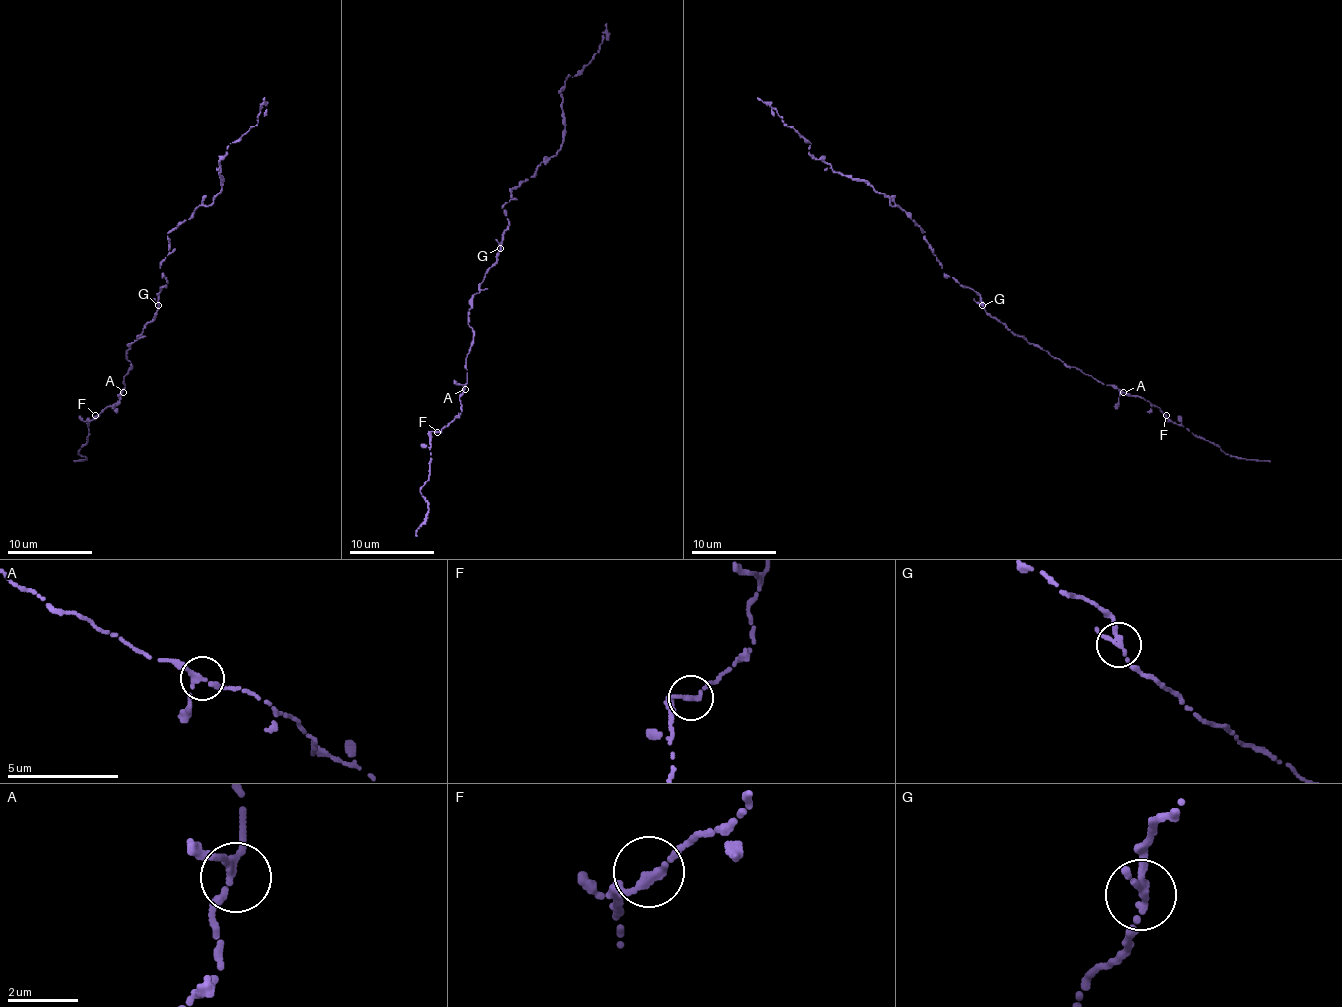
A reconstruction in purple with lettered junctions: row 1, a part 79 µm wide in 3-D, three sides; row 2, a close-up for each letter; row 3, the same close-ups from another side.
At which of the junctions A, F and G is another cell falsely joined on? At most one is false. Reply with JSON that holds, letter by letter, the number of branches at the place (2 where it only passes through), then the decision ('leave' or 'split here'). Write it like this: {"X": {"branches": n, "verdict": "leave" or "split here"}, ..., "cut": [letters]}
{"A": {"branches": 3, "verdict": "leave"}, "F": {"branches": 2, "verdict": "leave"}, "G": {"branches": 3, "verdict": "leave"}, "cut": []}

